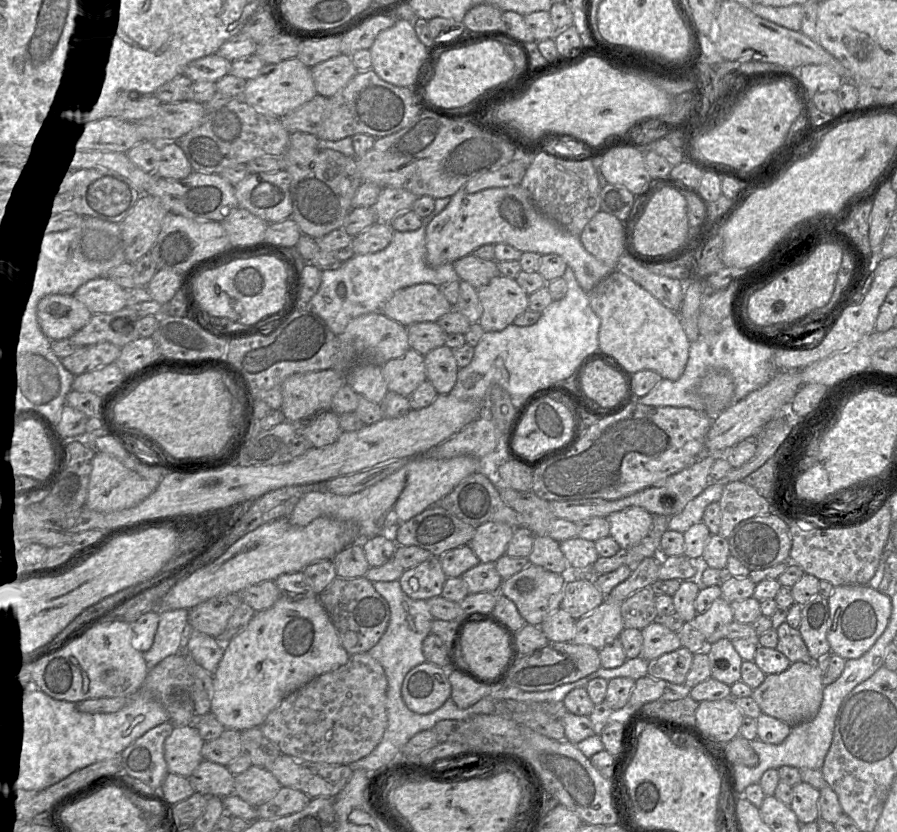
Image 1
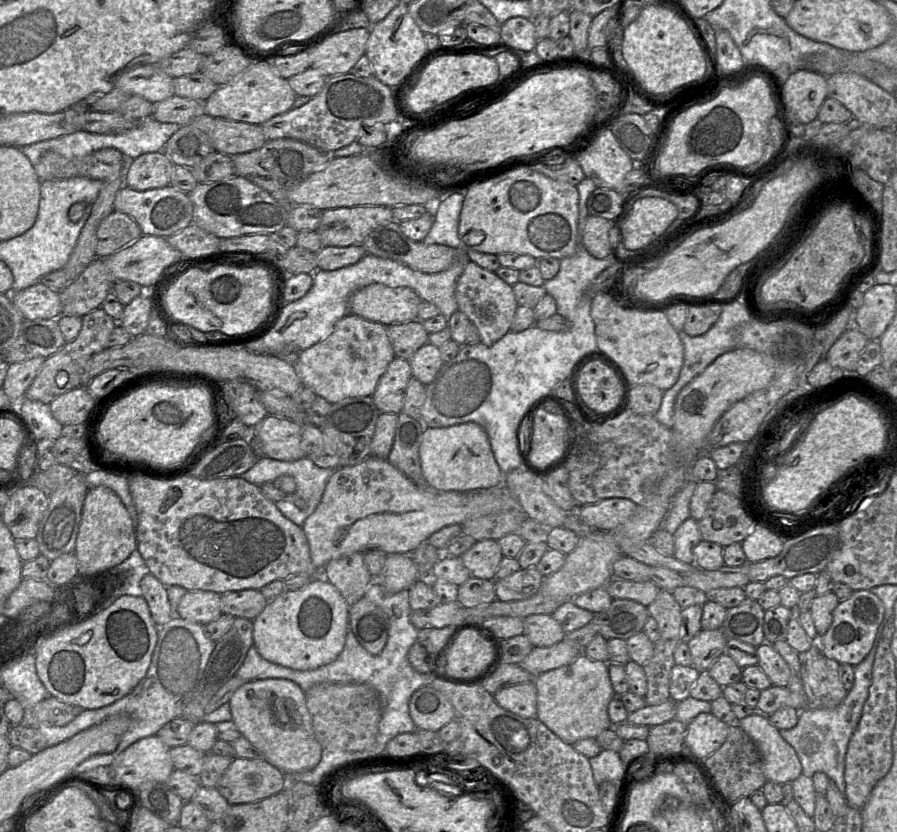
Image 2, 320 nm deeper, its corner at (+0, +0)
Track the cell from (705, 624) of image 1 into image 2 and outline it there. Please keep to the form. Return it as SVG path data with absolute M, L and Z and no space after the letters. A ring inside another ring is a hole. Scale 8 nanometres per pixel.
M722 629L700 630L689 642L692 666L707 671L713 662L725 652L727 638Z

